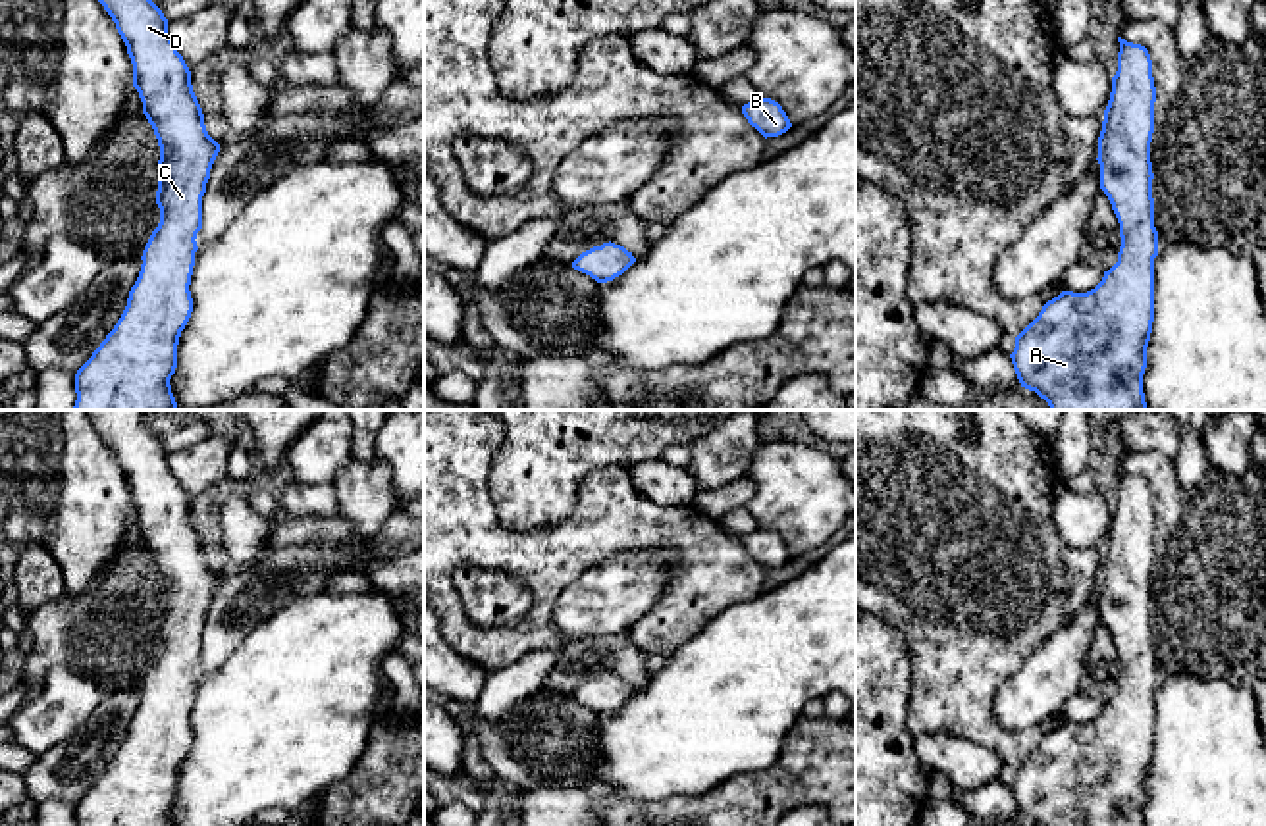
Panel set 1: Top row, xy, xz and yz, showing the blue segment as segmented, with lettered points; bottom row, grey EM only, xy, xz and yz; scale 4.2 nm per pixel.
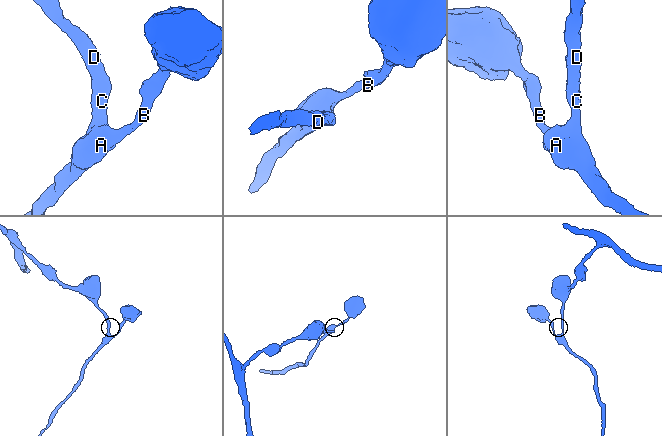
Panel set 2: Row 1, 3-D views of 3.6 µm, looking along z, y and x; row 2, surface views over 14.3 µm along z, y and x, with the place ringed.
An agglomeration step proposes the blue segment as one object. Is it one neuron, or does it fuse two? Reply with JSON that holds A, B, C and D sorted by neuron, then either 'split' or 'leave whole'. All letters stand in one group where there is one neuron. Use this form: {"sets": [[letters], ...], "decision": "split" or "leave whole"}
{"sets": [["A", "B", "C", "D"]], "decision": "leave whole"}

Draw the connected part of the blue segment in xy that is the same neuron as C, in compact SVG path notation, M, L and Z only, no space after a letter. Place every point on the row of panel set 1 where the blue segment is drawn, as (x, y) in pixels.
M98 0L133 64L133 87L160 146L160 223L145 250L127 306L75 374L73 410L177 410L170 379L191 312L191 275L202 196L220 144L208 135L191 71L152 0Z

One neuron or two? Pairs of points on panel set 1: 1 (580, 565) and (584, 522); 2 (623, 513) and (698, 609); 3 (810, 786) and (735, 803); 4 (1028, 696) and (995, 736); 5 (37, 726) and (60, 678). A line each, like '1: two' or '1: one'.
1: one
2: one
3: one
4: two
5: one

